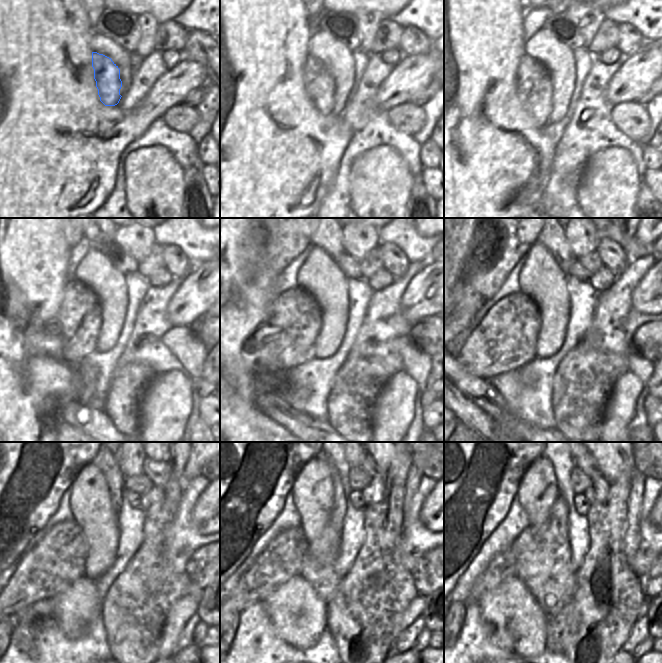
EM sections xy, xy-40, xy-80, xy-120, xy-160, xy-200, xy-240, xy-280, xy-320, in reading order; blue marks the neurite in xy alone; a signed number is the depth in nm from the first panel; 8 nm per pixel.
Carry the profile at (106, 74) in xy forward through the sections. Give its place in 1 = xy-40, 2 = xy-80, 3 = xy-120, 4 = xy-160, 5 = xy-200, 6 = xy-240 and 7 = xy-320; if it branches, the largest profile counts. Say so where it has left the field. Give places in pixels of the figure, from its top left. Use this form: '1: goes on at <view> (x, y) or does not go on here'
1: goes on at xy-40 (319, 82)
2: goes on at xy-80 (533, 83)
3: goes on at xy-120 (80, 316)
4: goes on at xy-160 (286, 338)
5: goes on at xy-200 (505, 340)
6: goes on at xy-240 (59, 559)
7: goes on at xy-320 (501, 567)

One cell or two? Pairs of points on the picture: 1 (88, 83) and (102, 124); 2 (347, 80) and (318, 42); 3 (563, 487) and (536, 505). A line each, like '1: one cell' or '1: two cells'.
1: one cell
2: one cell
3: two cells

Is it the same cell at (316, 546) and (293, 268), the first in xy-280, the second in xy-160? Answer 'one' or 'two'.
two

